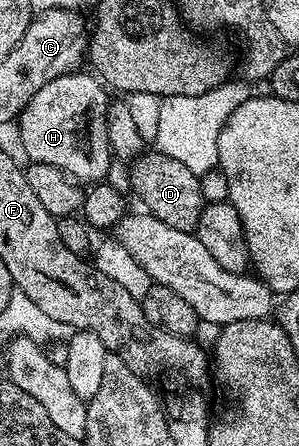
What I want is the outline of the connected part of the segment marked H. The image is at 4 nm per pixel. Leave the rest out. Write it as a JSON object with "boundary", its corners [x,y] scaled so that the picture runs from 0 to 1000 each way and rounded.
{"boundary":[[[278,164],[191,170],[120,202],[67,251],[57,285],[64,318],[104,363],[177,368],[268,410],[318,413],[361,397],[378,357],[358,285],[365,202],[314,164]]]}

